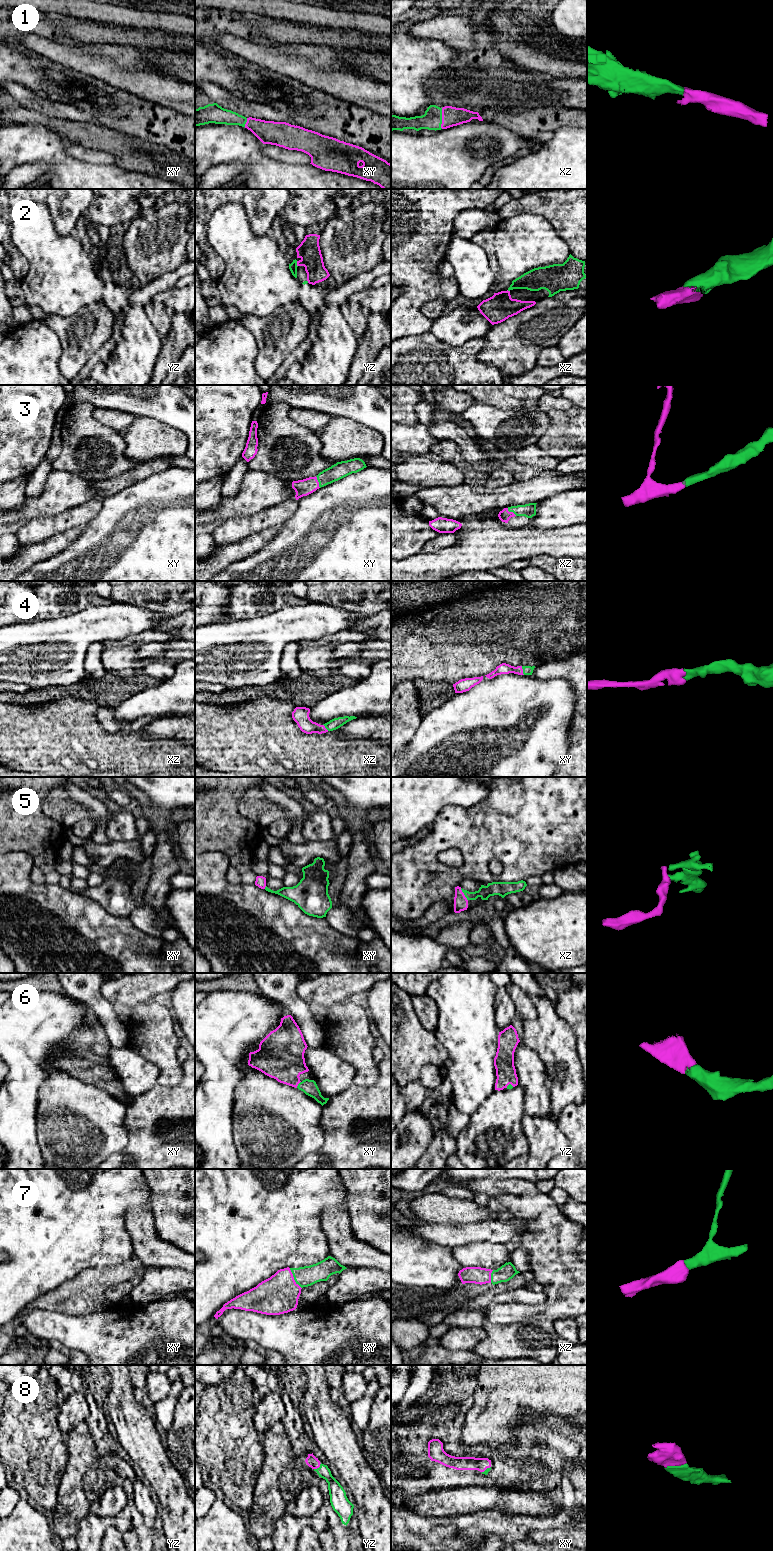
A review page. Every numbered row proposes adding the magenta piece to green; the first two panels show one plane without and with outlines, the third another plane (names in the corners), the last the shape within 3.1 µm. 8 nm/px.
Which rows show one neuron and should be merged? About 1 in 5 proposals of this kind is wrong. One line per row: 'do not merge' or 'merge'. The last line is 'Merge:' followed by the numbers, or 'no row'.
1: merge
2: merge
3: merge
4: merge
5: merge
6: merge
7: merge
8: merge
Merge: 1, 2, 3, 4, 5, 6, 7, 8

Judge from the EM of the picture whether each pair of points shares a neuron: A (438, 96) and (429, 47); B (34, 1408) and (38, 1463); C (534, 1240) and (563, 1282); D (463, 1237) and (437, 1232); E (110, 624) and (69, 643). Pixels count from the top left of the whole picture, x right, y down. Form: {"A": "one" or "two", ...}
{"A": "two", "B": "one", "C": "one", "D": "one", "E": "one"}

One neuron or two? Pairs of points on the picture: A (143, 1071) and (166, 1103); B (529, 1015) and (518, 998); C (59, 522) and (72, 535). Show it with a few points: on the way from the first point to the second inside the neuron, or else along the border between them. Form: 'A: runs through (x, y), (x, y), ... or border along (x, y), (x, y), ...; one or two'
A: border along (157, 1082), (133, 1098); two
B: runs through (527, 1011), (522, 1002); one
C: border along (86, 524), (66, 529), (45, 539); two

